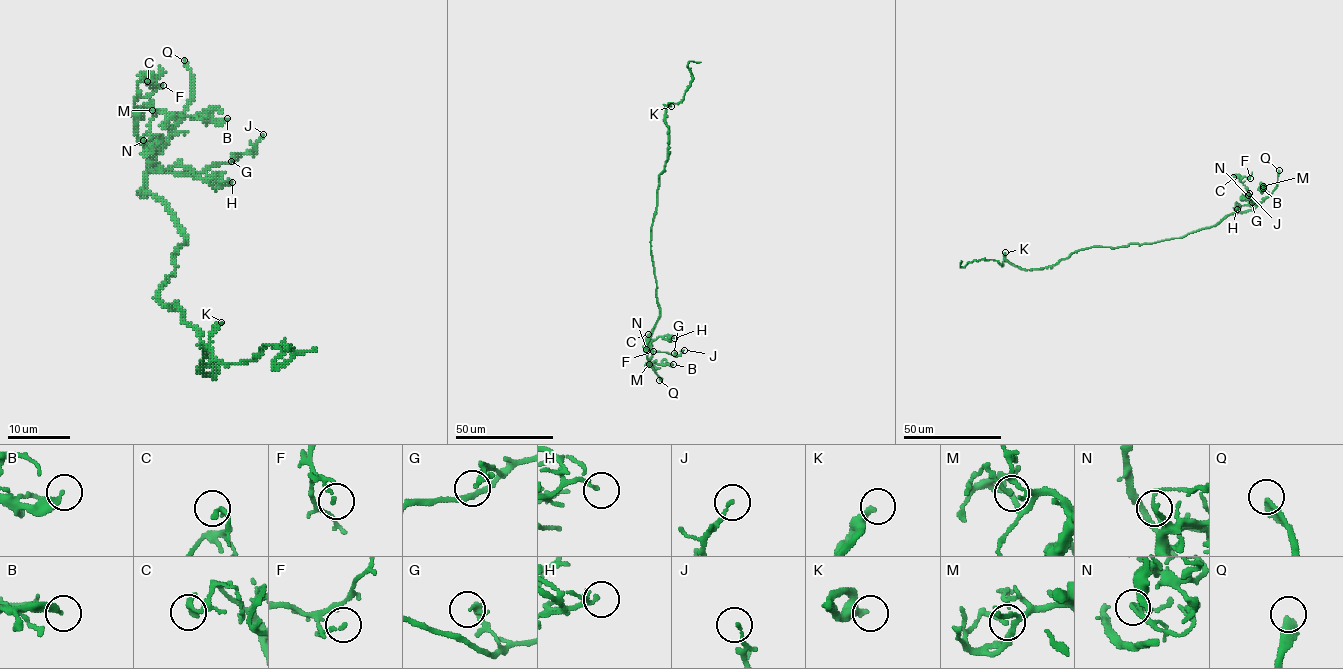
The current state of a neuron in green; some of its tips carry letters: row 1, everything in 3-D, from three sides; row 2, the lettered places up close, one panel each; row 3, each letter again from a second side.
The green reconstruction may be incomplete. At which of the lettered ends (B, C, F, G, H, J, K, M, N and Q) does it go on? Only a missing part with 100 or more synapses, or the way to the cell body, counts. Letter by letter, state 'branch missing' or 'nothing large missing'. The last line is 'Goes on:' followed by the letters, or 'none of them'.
B: nothing large missing
C: nothing large missing
F: nothing large missing
G: nothing large missing
H: nothing large missing
J: nothing large missing
K: branch missing
M: nothing large missing
N: nothing large missing
Q: branch missing
Goes on: K, Q

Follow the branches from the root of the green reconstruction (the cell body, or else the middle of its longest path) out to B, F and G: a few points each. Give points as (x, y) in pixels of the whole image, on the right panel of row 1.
B: (1121, 246), (1179, 238), (1215, 226), (1229, 214), (1253, 210), (1269, 195), (1261, 190), (1263, 188)
F: (1121, 246), (1183, 237), (1215, 226), (1229, 214), (1253, 210), (1257, 204), (1240, 182), (1244, 177), (1250, 178)
G: (1121, 246), (1183, 237), (1215, 226), (1229, 214), (1253, 210), (1257, 204), (1251, 206), (1255, 201), (1252, 202)

